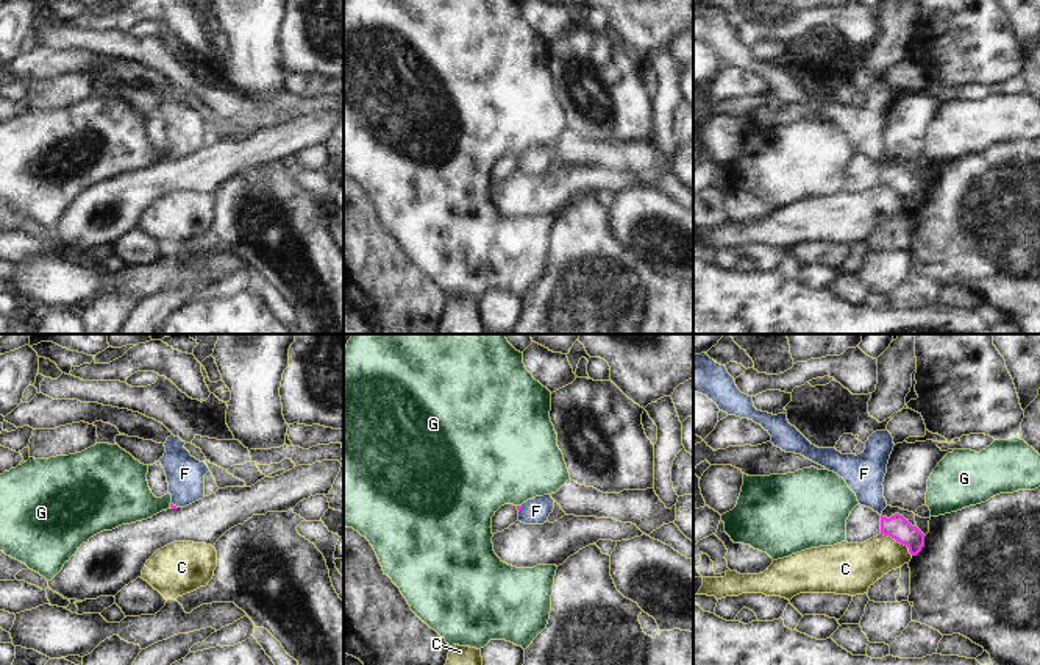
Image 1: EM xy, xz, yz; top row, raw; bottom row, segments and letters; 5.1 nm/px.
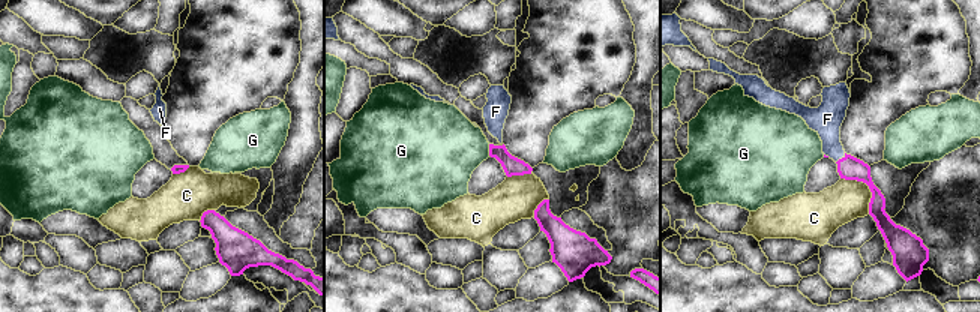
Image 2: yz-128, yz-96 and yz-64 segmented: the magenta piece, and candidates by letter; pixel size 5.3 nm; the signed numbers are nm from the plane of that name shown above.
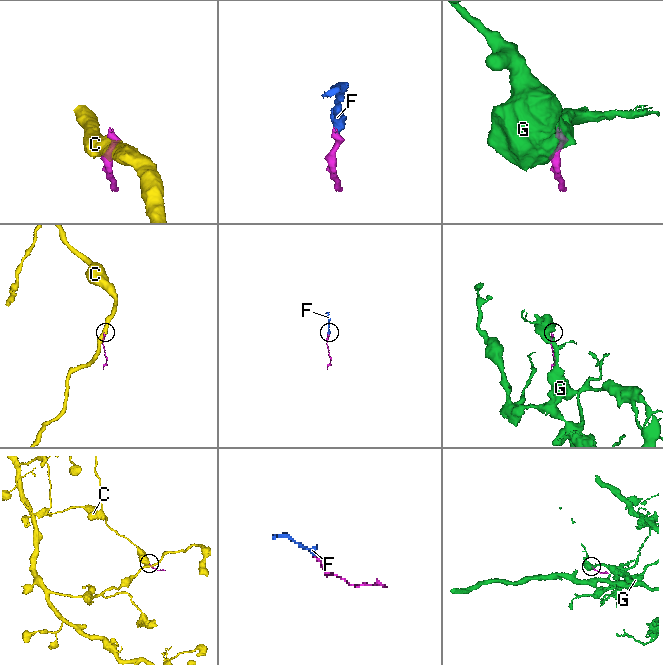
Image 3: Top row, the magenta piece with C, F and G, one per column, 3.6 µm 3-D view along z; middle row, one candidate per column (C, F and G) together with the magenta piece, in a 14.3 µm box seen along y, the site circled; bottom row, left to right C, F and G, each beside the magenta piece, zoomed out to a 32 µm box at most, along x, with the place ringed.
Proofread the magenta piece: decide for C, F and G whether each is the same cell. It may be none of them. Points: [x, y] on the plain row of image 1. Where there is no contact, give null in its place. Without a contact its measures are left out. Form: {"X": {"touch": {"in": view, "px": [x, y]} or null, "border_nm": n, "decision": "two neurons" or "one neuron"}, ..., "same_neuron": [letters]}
{"C": {"touch": {"in": "yz", "px": [898, 191]}, "border_nm": 200, "decision": "two neurons"}, "F": {"touch": {"in": "xy", "px": [172, 155]}, "border_nm": 50, "decision": "one neuron"}, "G": {"touch": {"in": "xy", "px": [170, 155]}, "border_nm": 30, "decision": "two neurons"}, "same_neuron": ["F"]}

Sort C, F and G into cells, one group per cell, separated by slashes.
C / F / G

